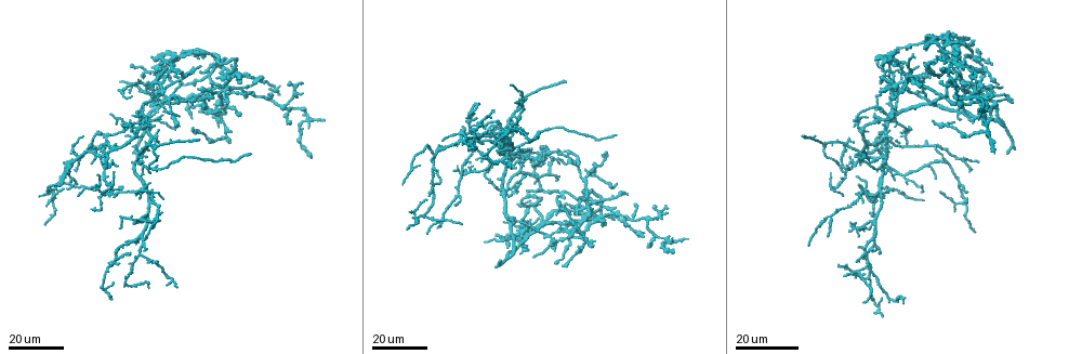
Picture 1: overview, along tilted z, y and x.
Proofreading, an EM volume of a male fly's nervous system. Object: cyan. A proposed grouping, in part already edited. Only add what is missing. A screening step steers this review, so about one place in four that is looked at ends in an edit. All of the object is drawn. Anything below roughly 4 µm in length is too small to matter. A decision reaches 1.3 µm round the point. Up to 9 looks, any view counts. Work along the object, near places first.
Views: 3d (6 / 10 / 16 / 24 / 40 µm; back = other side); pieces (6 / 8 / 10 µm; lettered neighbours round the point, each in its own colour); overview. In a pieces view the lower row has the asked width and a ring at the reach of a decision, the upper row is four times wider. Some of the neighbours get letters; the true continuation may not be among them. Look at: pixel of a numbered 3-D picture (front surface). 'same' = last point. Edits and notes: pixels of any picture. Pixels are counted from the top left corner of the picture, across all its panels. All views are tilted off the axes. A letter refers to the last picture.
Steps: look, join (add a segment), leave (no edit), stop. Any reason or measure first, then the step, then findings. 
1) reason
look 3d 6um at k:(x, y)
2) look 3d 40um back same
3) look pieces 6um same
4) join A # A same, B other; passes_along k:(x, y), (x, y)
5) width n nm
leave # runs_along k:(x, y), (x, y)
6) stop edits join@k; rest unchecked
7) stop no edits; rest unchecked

look 3d 24um at 1:(444, 141)

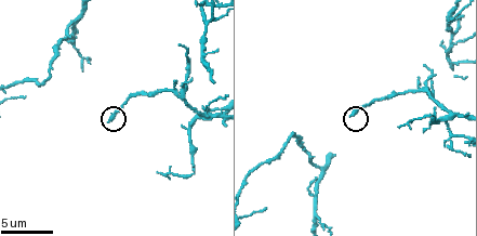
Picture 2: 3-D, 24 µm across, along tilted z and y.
see the neighbours
look pieces 8um at 2:(109, 122)

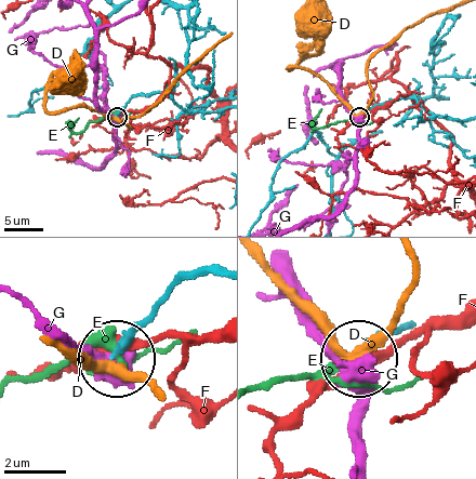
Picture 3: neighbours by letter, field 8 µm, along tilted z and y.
width 220 nm
leave # D other, E other, F other, G other; no lettered segment goes on from it

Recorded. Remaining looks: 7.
an open end
look 3d 16um at 1:(556, 264)

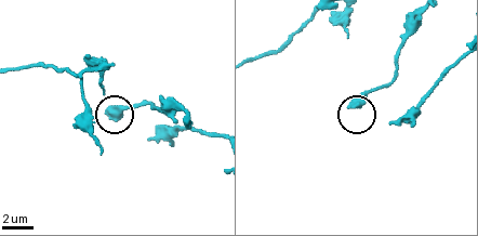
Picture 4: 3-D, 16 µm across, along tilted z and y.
see the neighbours
look pieces 8um at 4:(349, 108)

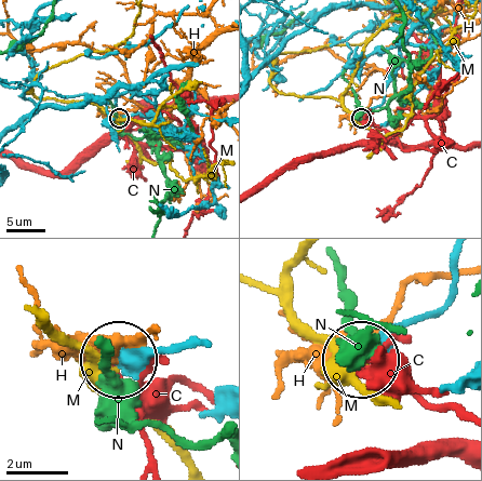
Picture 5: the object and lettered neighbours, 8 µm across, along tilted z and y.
width 460 nm
leave # C other, H other, M other, N other; none of them fits

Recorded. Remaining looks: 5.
thin end
look 3d 16um at 1:(972, 41)

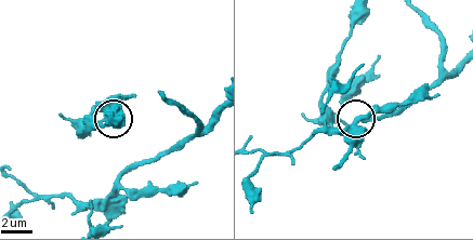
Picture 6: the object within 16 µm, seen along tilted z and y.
look pieces 6um same

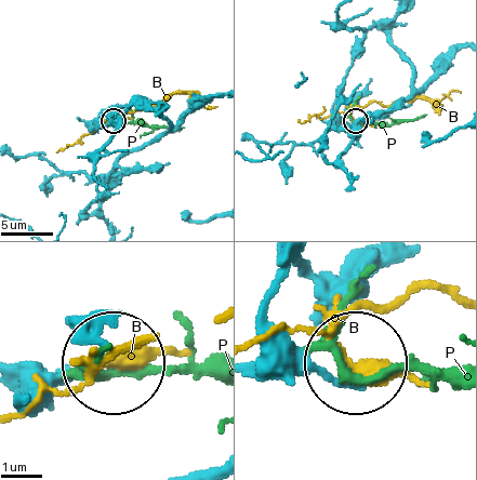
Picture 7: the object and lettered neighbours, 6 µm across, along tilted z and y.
leave # B other, P other; runs_along 7:(289, 268), (270, 298), (275, 319), (327, 371), (355, 382); no lettered segment goes on from it

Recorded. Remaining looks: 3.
thin end
look 3d 16um at 1:(556, 213)

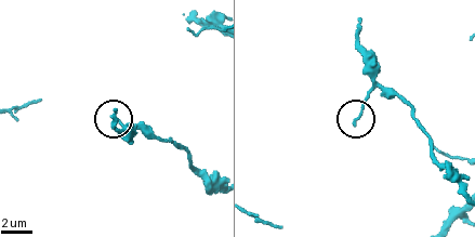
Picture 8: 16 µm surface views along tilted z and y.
look pieces 6um at 8:(354, 122)

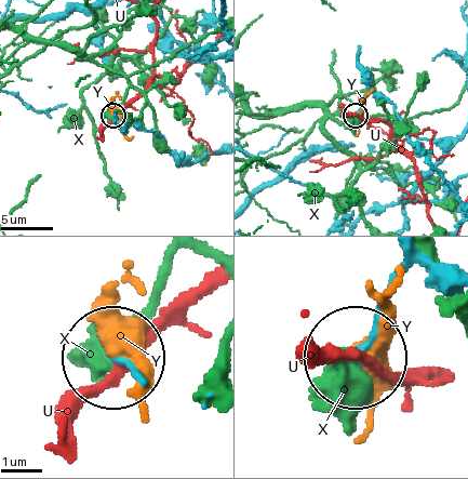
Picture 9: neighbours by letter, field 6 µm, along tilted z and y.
leave # U other, X other, Y other; no lettered segment goes on from it

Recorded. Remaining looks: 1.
stop no edits; rest unchecked

